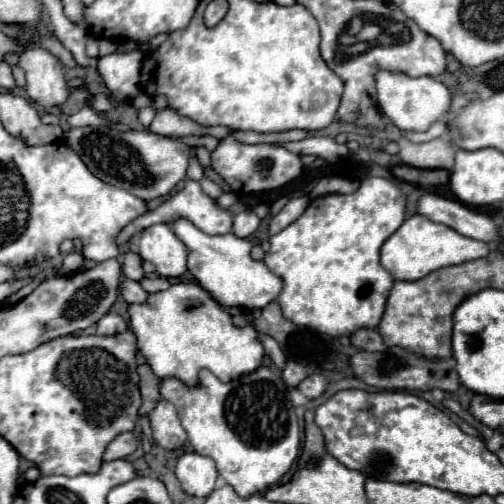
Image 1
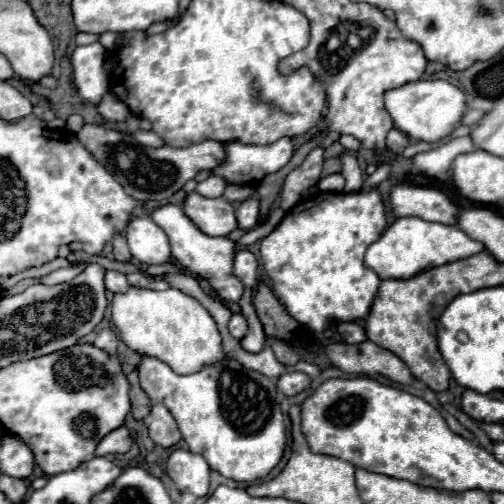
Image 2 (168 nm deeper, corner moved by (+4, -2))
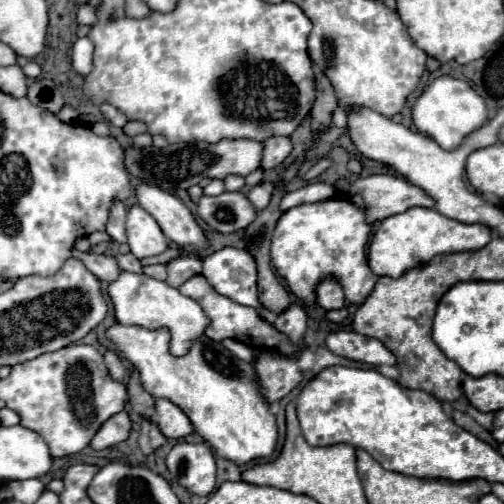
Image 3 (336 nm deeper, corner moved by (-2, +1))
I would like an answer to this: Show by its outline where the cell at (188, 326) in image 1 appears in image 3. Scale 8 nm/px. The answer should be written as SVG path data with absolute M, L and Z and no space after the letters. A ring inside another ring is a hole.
M120 272L118 280L114 280L108 286L108 294L114 304L116 320L122 326L142 326L148 330L168 328L170 330L170 354L172 356L186 356L194 342L204 336L206 328L210 326L210 318L204 314L200 304L184 294L180 294L176 288L168 286L162 280L150 278L146 274L132 274L132 272Z

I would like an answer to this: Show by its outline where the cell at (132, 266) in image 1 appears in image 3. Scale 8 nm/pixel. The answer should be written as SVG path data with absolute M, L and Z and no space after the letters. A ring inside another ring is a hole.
M122 202L112 204L106 232L114 242L118 242L118 244L126 242L126 204L122 204Z

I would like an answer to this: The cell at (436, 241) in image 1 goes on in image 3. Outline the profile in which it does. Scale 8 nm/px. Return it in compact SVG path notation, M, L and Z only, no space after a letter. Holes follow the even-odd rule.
M410 208L402 214L394 214L382 220L368 248L368 264L376 276L400 278L404 272L432 260L438 254L480 250L490 240L492 232L482 224L462 224L458 220L442 216L432 208Z

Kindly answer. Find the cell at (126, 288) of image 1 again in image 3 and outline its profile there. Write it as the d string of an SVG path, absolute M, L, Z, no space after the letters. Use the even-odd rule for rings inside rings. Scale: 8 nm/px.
M74 250L74 256L78 260L82 260L84 266L92 274L96 274L104 284L110 284L120 276L120 266L118 266L118 262L114 258L92 254L92 252L78 252L78 250Z

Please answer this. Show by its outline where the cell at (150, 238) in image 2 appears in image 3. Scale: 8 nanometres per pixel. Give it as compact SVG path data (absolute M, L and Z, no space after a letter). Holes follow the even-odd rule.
M138 204L128 210L126 234L128 234L130 252L136 258L158 256L168 248L168 240L162 234L162 228L158 226L158 222Z

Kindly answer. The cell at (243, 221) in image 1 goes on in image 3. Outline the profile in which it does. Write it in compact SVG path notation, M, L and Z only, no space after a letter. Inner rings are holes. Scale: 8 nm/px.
M262 182L262 184L254 186L254 188L248 192L248 200L250 200L250 204L254 206L256 212L262 212L262 210L270 204L272 190L274 190L274 186L272 186L270 182Z

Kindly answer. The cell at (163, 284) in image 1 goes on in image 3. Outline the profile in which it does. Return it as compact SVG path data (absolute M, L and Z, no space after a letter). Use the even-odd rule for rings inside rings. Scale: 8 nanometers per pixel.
M120 254L120 256L116 256L116 262L118 262L120 268L126 270L126 272L142 274L142 264L140 264L138 258L134 258L134 254Z

